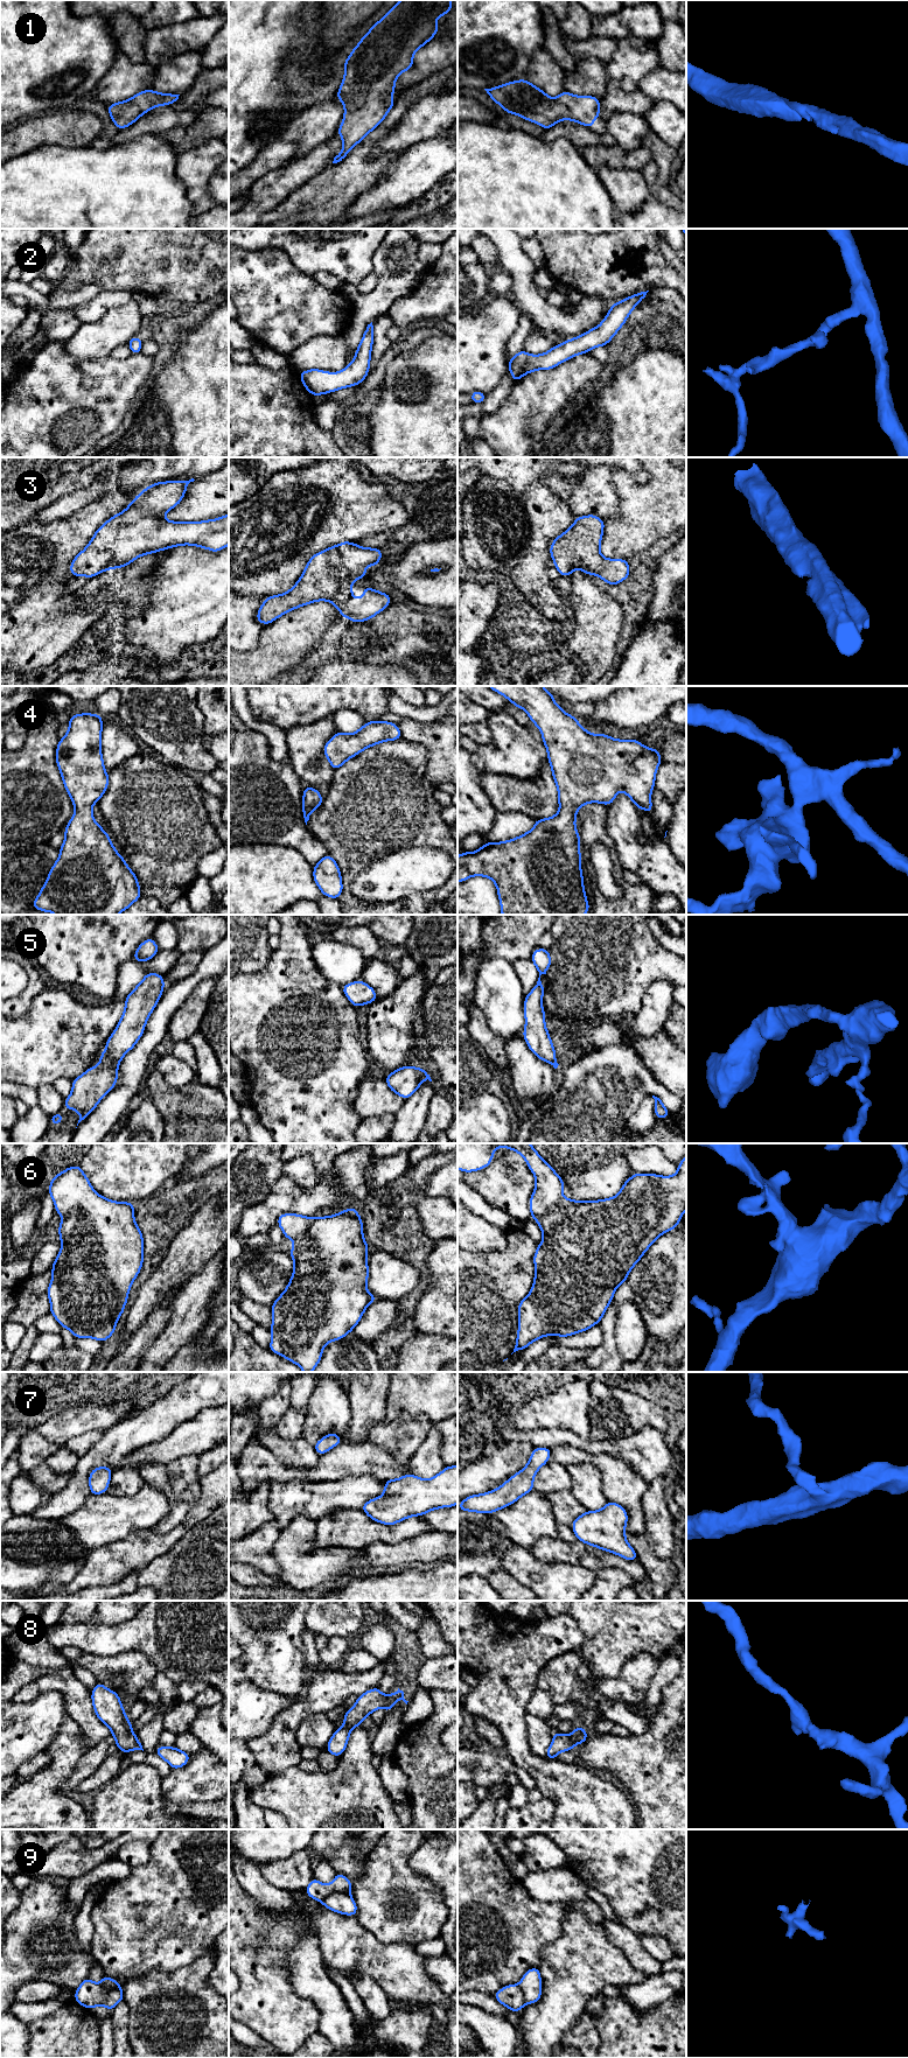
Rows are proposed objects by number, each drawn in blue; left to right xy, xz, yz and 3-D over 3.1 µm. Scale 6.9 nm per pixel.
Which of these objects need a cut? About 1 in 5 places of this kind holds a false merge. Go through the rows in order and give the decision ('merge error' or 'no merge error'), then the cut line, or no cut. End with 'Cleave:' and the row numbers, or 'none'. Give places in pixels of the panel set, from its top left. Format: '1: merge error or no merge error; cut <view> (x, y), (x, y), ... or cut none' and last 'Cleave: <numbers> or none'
1: no merge error; cut none
2: no merge error; cut none
3: no merge error; cut none
4: no merge error; cut none
5: no merge error; cut none
6: no merge error; cut none
7: no merge error; cut none
8: no merge error; cut none
9: merge error; cut xz (349, 1892), (330, 1892), (321, 1902)
Cleave: 9

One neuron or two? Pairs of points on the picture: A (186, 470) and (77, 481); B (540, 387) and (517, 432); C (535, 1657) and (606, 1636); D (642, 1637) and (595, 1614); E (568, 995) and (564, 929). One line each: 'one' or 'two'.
A: two
B: one
C: two
D: one
E: one

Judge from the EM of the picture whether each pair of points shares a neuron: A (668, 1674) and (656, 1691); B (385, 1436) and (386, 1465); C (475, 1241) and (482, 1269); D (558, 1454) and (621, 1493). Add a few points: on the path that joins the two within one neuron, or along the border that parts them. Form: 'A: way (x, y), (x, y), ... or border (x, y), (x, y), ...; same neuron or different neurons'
A: way (664, 1678), (656, 1687); same neuron
B: border (368, 1439), (384, 1447), (400, 1464), (407, 1463); different neurons
C: border (504, 1248), (502, 1251), (486, 1252), (469, 1251); different neurons
D: way (577, 1456), (596, 1458), (613, 1475); same neuron

